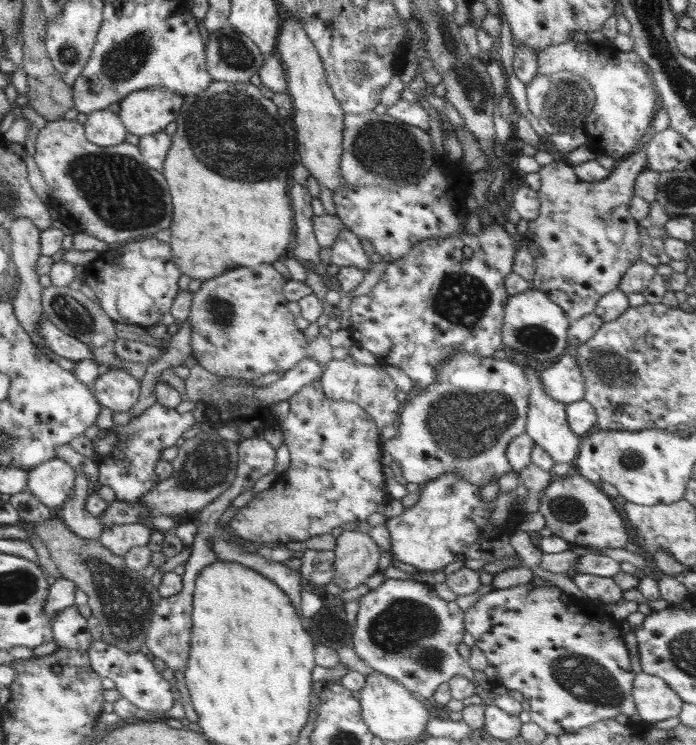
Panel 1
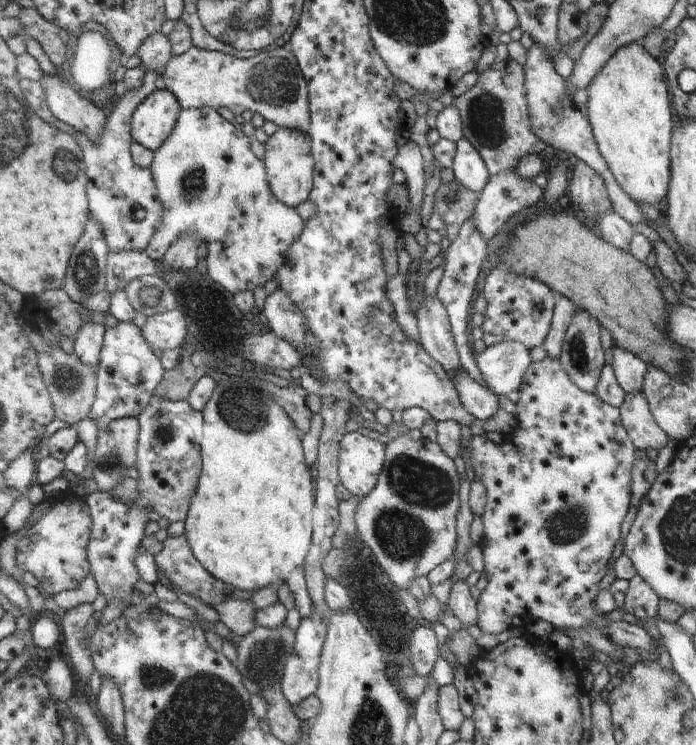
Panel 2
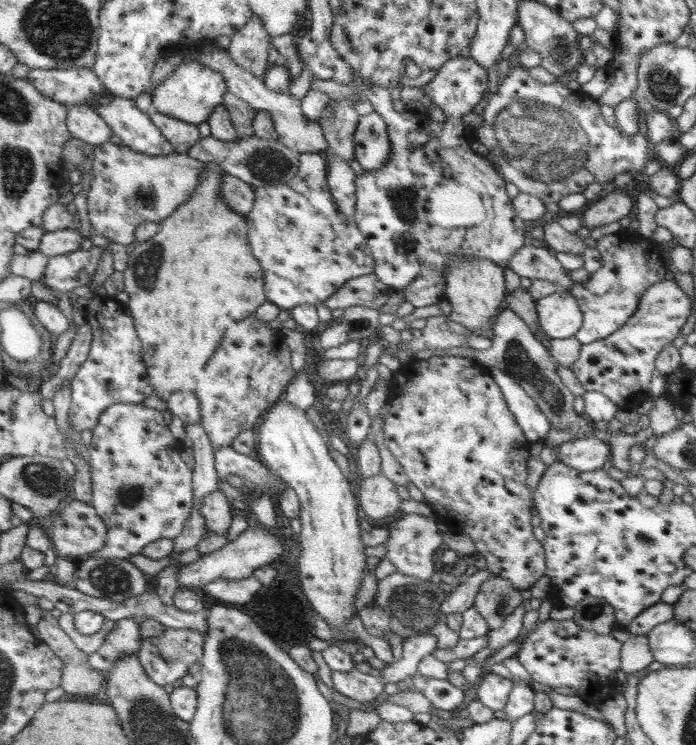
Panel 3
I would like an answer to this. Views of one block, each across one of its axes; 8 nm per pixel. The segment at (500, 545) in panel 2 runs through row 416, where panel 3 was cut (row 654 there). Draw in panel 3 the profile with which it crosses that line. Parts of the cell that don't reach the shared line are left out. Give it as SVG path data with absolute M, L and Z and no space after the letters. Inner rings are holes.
M574 619L537 621L537 626L525 637L516 656L531 678L550 686L571 688L572 693L586 702L598 703L614 693L613 676L621 668L621 646L611 634L598 634L583 629Z

